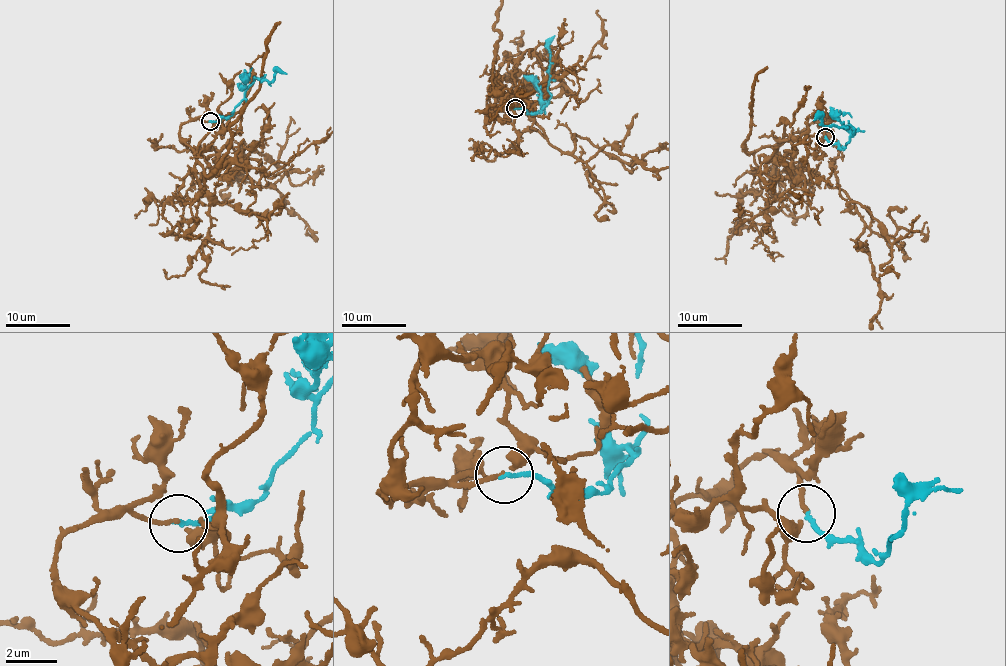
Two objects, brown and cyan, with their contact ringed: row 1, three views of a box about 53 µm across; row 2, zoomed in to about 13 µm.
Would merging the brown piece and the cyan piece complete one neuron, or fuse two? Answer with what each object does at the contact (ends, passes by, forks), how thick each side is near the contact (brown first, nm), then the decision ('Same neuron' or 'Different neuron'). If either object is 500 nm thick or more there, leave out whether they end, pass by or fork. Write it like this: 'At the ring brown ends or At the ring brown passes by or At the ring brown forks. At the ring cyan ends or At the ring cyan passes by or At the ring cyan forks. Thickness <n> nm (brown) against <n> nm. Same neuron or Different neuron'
At the ring brown passes by. At the ring cyan ends. Thickness 150 nm (brown) against 160 nm. Same neuron

